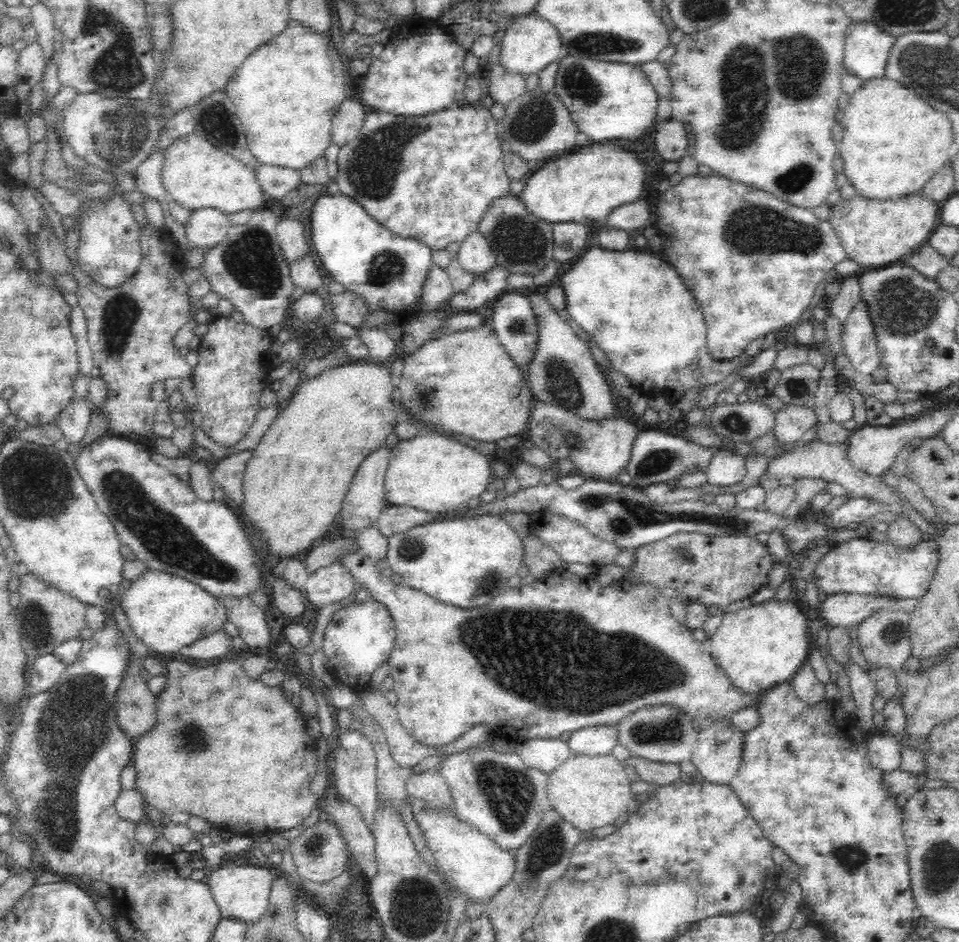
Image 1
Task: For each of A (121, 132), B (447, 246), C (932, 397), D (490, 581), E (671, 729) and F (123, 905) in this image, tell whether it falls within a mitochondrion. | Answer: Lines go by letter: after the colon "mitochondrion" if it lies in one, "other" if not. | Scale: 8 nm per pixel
A: mitochondrion
B: other
C: other
D: mitochondrion
E: mitochondrion
F: other

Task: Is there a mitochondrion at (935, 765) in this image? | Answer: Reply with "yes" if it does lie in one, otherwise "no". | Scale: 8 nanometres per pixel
no

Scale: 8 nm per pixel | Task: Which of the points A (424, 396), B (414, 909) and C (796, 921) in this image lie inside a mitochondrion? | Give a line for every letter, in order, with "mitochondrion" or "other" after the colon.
A: mitochondrion
B: mitochondrion
C: other

